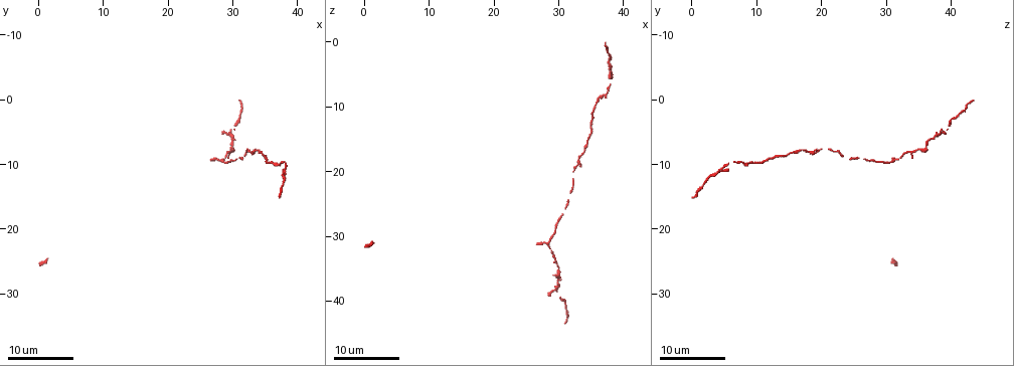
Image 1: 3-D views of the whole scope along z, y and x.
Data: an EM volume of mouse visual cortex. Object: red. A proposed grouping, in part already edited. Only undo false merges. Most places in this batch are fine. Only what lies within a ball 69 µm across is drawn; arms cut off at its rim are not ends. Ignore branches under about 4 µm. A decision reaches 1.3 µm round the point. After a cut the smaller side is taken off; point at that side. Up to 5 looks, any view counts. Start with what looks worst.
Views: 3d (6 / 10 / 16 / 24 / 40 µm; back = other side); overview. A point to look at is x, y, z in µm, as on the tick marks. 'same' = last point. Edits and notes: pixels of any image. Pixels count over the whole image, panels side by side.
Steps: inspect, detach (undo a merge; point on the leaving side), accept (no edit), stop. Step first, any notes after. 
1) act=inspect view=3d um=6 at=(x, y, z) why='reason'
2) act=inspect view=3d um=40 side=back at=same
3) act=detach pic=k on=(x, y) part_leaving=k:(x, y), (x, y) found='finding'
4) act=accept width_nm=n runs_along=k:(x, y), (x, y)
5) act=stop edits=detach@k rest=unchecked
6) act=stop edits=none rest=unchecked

act=inspect view=3d um=16 at=(28.0, 9.0, 31.0) why='branch point'

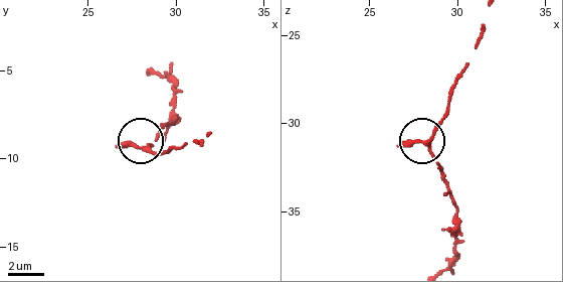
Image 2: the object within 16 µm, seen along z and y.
act=inspect view=3d um=6 at=(28.4, 9.5, 31.2)

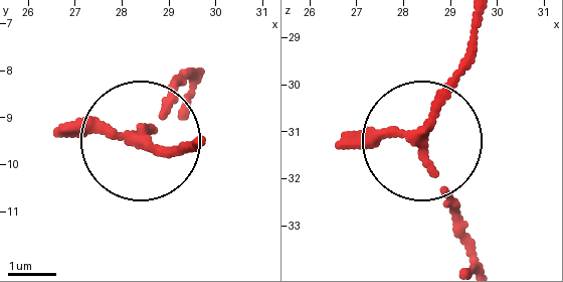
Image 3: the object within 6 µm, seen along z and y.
act=inspect view=3d um=6 side=back at=(28.25, 9.45, 31.15) why='from behind'

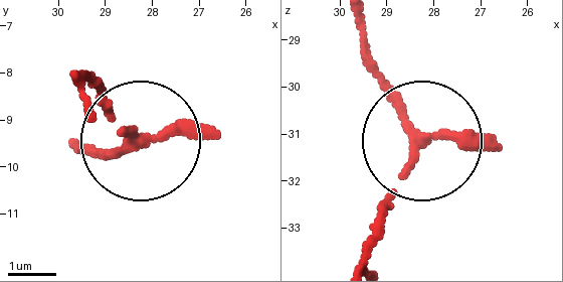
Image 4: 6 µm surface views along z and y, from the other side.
act=accept arms=3 runs_along=4:(366, 24), (374, 73), (418, 144), (370, 225) found='one cell here'

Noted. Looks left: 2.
act=inspect view=3d um=16 at=(29.5, 5.0, 38.5) why='calibre changes'

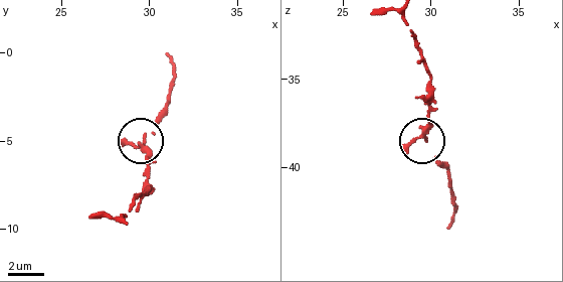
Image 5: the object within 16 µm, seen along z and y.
act=inspect view=3d um=10 at=(29.6, 4.9, 38.3) why='closer look'

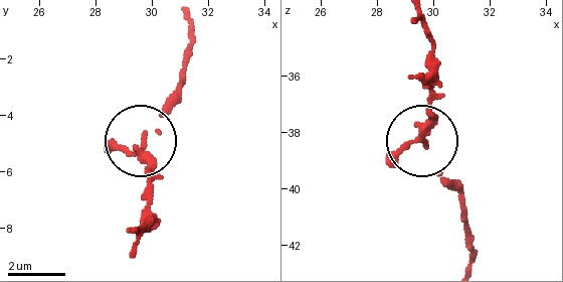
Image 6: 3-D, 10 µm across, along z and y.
act=accept found='continuous, no second cell'

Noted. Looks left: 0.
act=stop edits=none rest=unchecked

